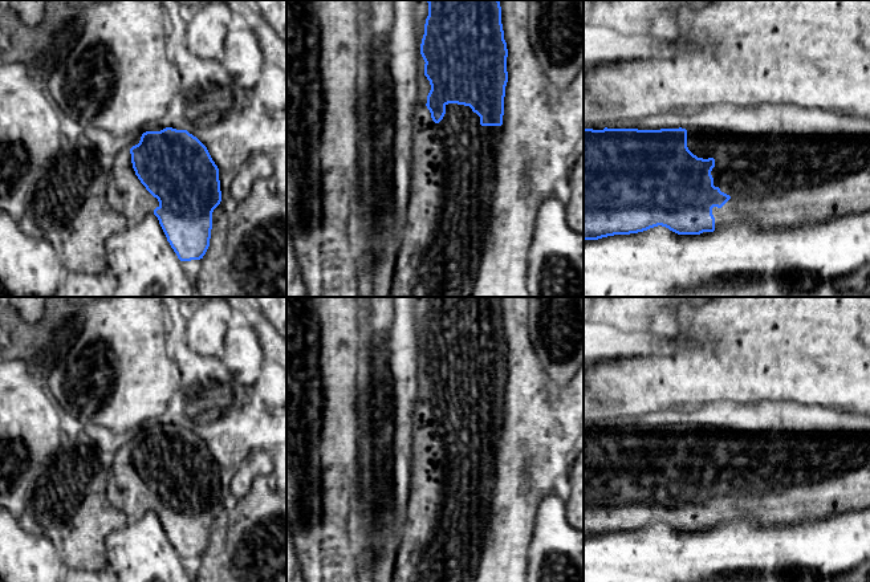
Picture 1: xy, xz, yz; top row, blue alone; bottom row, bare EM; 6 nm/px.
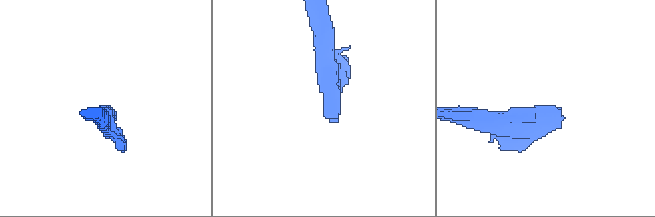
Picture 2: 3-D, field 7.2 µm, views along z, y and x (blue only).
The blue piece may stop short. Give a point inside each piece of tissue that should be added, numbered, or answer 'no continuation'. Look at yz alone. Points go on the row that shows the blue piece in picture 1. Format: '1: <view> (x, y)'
1: yz (776, 182)

